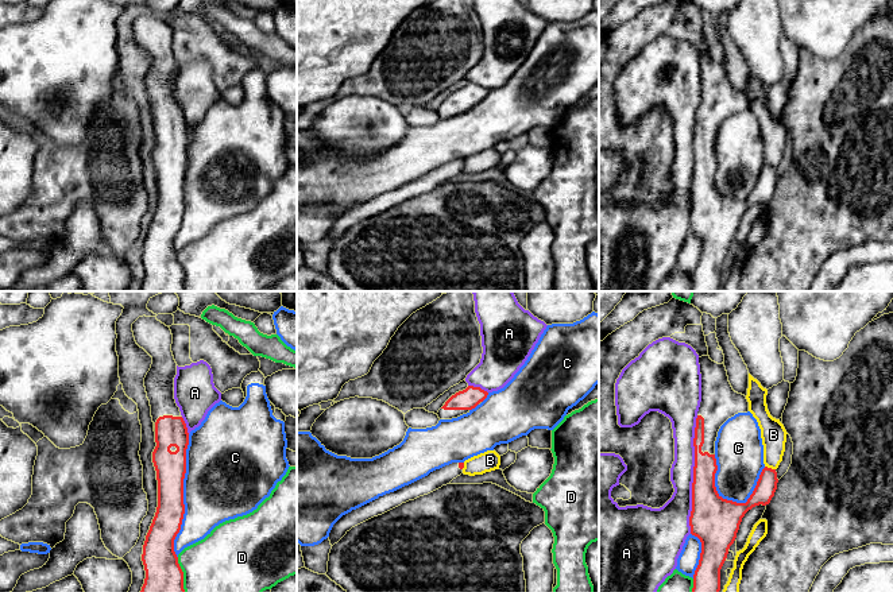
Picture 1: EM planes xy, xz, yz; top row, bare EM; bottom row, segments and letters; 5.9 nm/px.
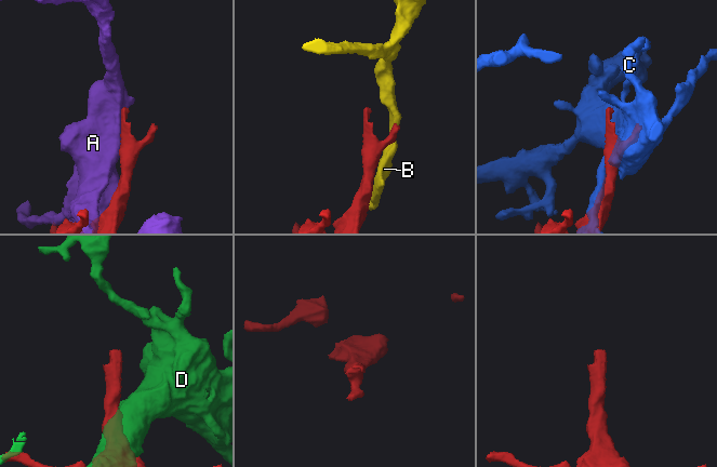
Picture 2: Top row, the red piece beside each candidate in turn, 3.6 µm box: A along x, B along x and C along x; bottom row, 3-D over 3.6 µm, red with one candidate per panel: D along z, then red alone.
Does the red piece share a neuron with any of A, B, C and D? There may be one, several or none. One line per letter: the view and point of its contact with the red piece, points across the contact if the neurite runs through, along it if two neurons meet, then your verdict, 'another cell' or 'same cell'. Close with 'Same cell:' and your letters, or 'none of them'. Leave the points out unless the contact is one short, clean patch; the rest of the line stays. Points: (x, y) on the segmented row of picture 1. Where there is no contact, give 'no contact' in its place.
A: yz (694, 475) | another cell
B: yz (770, 468) | along yz (765, 465), (774, 469) | another cell
C: xy (182, 496) | another cell
D: xy (182, 575) | another cell
Same cell: none of them

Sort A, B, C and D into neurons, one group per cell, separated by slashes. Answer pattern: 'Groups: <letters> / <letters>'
Groups: A / B / C / D

